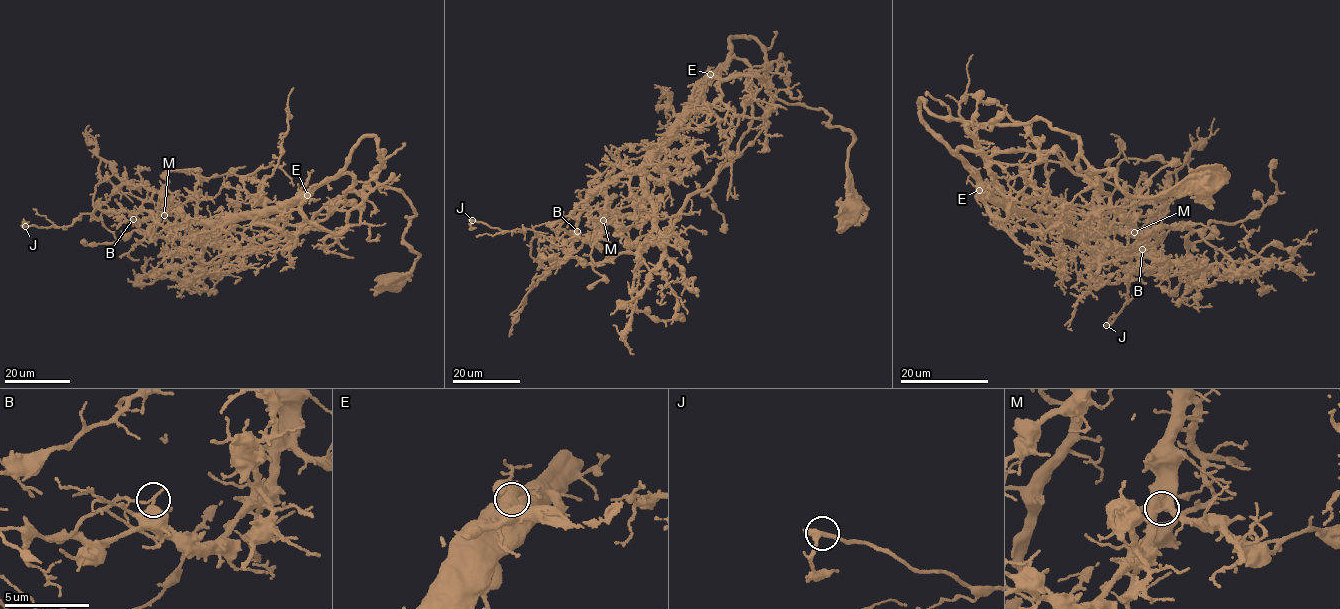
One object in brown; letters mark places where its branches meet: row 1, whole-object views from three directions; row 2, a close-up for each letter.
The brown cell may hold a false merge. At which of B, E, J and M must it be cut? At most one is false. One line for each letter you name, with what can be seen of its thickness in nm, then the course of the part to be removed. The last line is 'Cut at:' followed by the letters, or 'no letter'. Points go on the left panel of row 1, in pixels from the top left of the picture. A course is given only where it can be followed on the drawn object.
B: 180 nm | (133, 219), (122, 209), (107, 213), (93, 206), (95, 186), (109, 178), (119, 190), (150, 201), (148, 196)
Cut at: B

